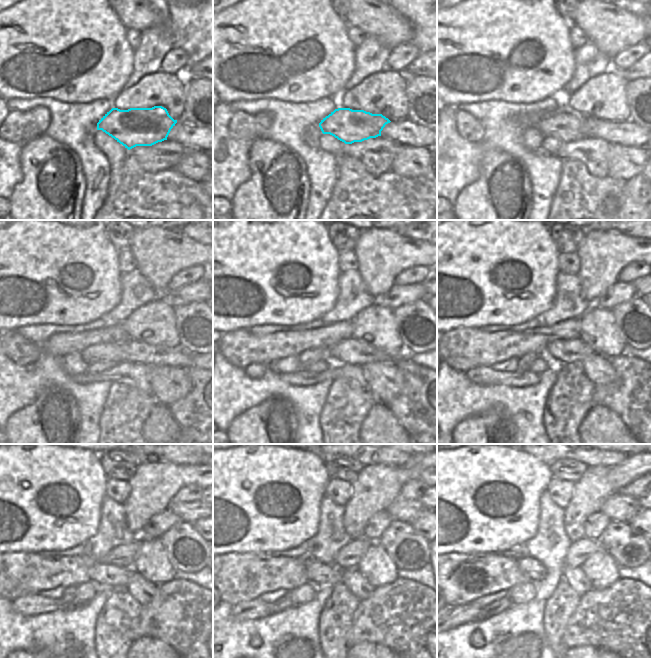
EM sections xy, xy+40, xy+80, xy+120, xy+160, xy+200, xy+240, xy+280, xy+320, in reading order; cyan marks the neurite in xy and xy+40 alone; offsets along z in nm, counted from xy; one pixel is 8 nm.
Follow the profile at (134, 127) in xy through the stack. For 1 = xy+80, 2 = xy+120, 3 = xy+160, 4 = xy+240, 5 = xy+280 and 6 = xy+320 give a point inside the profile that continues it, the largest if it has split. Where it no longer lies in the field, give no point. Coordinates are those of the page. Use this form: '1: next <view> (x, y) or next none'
1: next xy+80 (566, 125)
2: next xy+120 (110, 351)
3: next xy+160 (307, 357)
4: next xy+240 (69, 595)
5: next xy+280 (285, 602)
6: next xy+320 (499, 606)

